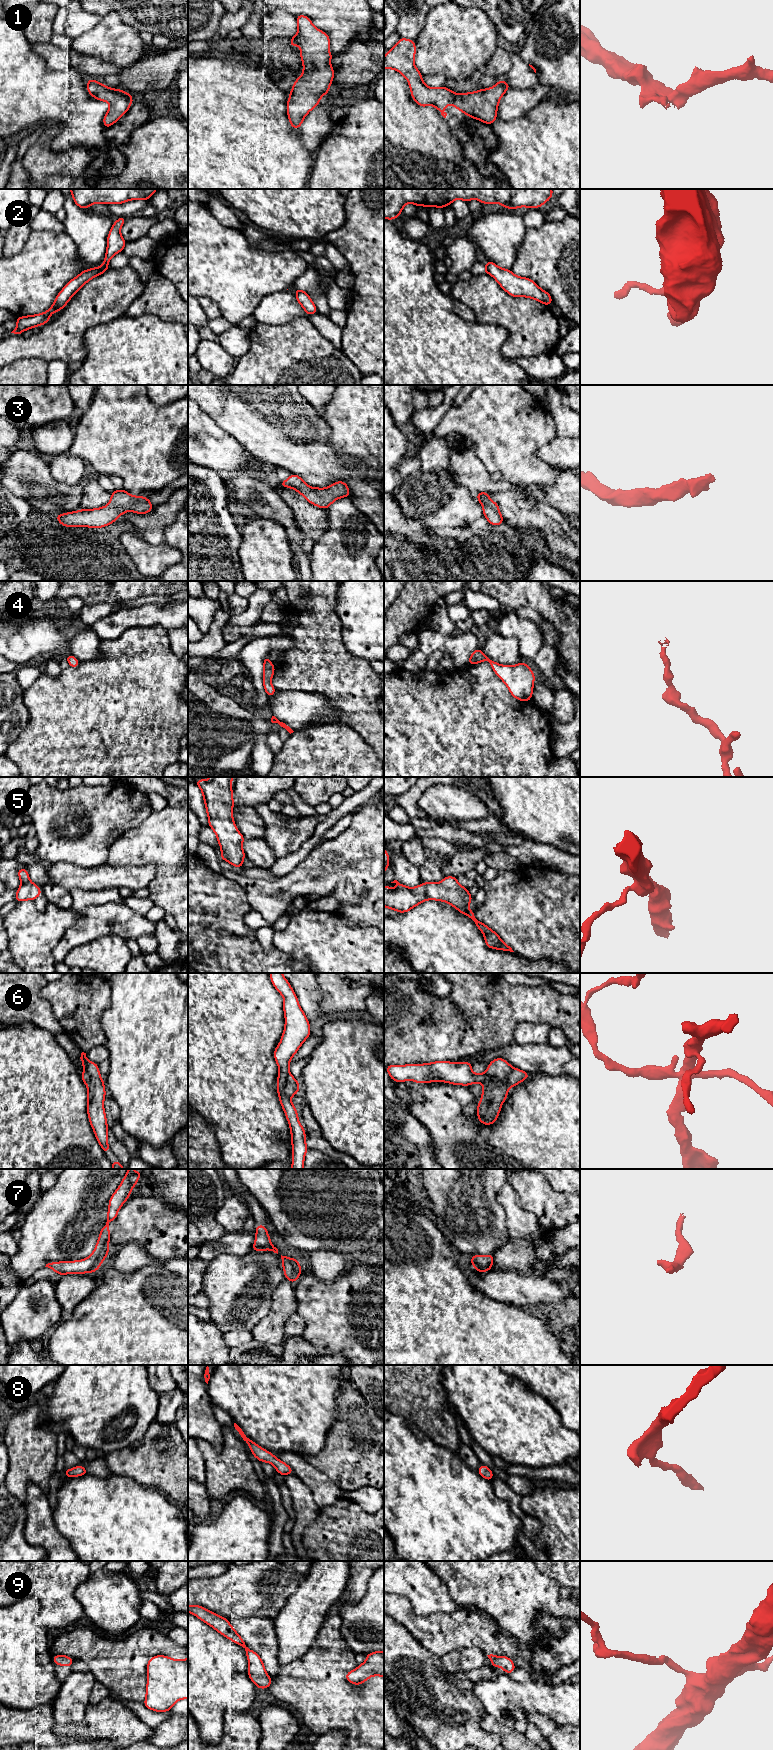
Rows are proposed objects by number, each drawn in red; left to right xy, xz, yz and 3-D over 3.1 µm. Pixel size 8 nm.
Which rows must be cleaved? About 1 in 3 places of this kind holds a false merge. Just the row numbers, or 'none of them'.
2, 6

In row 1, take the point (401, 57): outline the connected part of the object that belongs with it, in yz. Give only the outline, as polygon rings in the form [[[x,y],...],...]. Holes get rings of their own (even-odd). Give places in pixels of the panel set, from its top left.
[[[400,38],[384,56],[384,69],[394,69],[408,81],[412,99],[421,107],[432,105],[446,118],[443,109],[451,104],[468,117],[491,125],[497,119],[501,97],[511,88],[503,79],[493,87],[475,92],[456,94],[445,86],[429,88],[422,81],[421,72],[415,67],[415,41]]]

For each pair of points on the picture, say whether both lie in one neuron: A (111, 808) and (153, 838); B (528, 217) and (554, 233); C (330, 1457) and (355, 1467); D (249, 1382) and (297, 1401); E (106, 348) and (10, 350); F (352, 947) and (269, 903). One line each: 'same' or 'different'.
A: different
B: different
C: same
D: same
E: different
F: different

